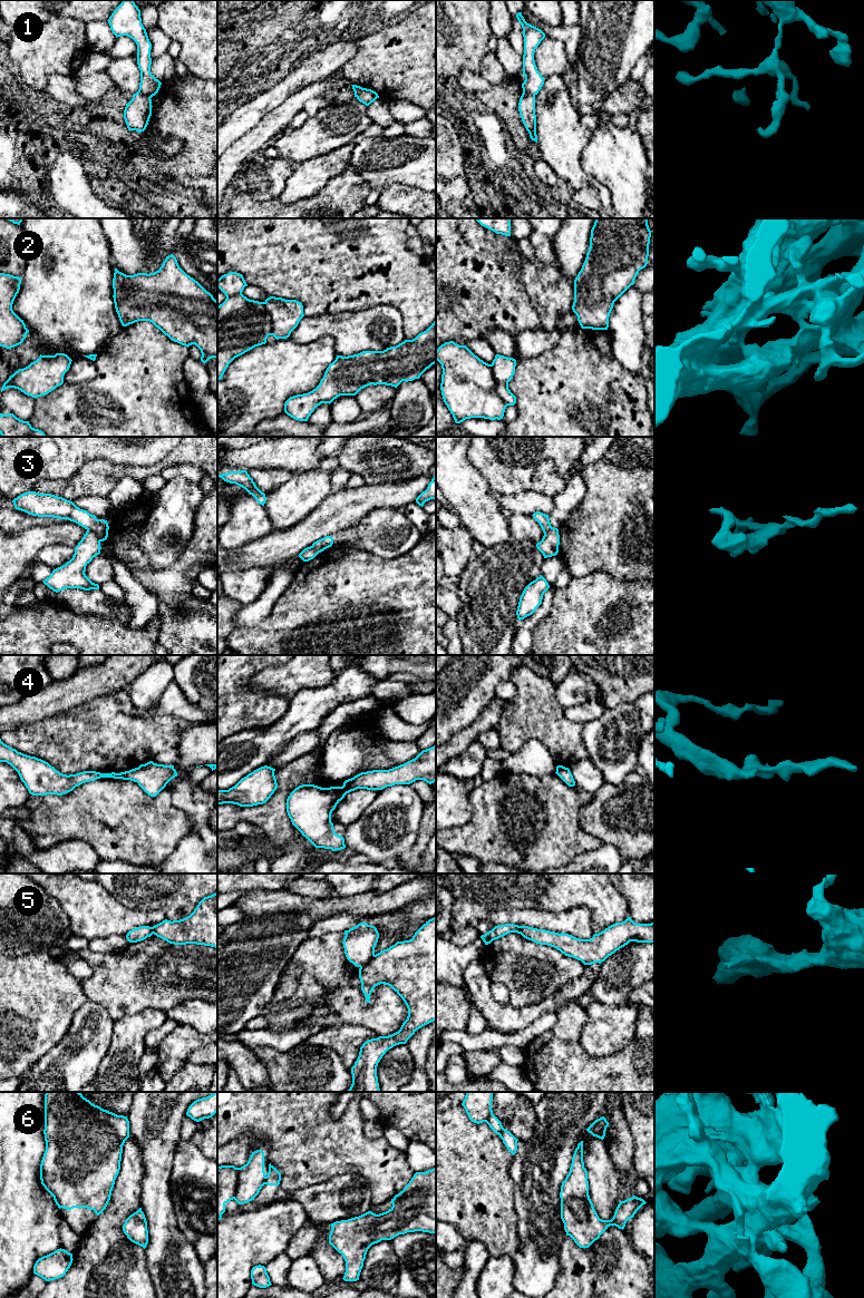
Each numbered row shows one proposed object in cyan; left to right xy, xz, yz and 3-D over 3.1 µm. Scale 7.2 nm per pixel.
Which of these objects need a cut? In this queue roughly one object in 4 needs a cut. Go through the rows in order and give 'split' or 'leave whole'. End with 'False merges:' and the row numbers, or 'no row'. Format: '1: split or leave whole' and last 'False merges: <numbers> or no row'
1: split
2: leave whole
3: split
4: leave whole
5: split
6: leave whole
False merges: 1, 3, 5

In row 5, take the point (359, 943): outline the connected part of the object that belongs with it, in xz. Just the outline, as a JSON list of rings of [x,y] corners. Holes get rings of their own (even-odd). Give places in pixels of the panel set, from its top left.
[[[360,923],[344,930],[343,948],[347,959],[357,967],[366,965],[375,955],[379,933],[372,925]]]

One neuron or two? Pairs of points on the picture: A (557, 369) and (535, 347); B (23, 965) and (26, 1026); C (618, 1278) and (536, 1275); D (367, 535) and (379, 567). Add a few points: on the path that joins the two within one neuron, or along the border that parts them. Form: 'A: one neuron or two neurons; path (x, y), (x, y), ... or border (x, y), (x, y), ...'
A: two neurons; border (561, 334), (553, 348), (533, 358), (517, 361)
B: one neuron; path (23, 981), (23, 1011)
C: two neurons; border (560, 1250), (560, 1275), (553, 1286)
D: two neurons; border (356, 547), (386, 558), (396, 558), (401, 555)

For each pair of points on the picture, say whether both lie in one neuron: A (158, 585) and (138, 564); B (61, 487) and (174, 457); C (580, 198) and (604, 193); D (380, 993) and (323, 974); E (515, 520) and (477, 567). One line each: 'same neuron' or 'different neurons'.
A: different neurons
B: same neuron
C: different neurons
D: same neuron
E: different neurons

